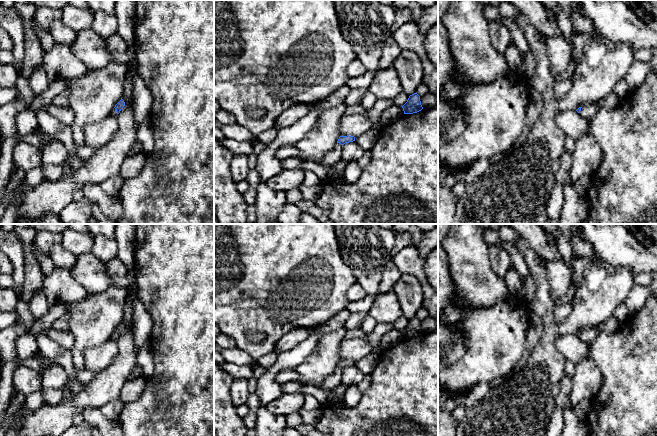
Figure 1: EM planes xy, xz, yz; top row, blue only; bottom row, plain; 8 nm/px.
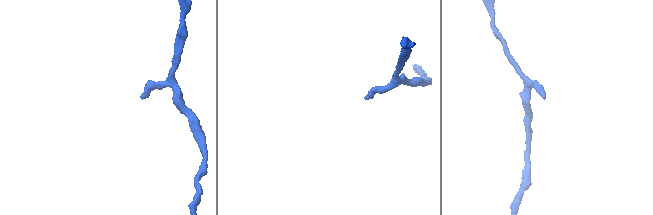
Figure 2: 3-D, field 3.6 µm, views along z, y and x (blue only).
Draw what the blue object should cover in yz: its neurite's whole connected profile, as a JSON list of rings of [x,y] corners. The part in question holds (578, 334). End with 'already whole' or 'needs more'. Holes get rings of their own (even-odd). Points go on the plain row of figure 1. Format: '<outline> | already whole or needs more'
[[[594,327],[588,330],[579,331],[576,335],[585,343],[592,344],[596,337],[601,333],[599,327]]] | needs more

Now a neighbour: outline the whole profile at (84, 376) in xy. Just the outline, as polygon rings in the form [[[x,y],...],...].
[[[75,369],[75,378],[76,378],[77,383],[83,385],[93,380],[99,372],[101,371],[95,372],[95,371],[91,371],[87,369],[84,369],[84,370]]]

